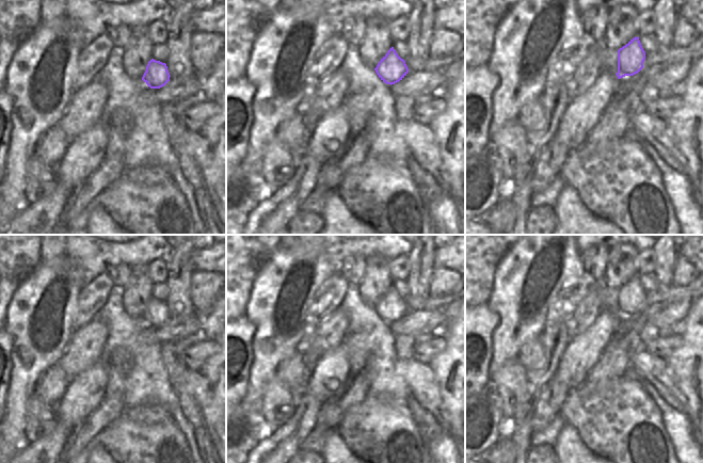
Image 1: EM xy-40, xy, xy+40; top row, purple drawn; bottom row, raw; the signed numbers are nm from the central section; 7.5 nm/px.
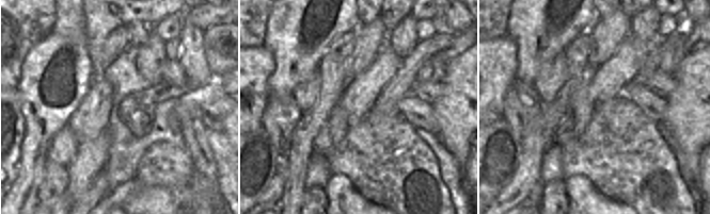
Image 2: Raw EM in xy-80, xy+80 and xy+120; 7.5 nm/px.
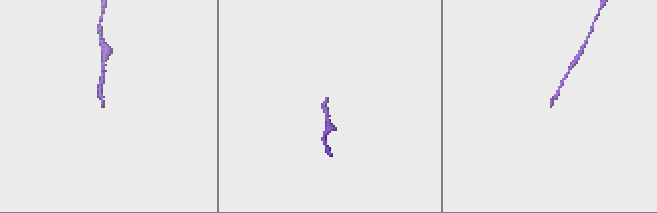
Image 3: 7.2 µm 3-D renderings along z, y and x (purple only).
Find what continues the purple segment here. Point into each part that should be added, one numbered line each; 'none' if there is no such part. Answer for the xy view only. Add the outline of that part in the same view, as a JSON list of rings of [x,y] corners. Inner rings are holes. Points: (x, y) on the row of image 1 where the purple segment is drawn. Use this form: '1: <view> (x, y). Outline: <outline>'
none.

